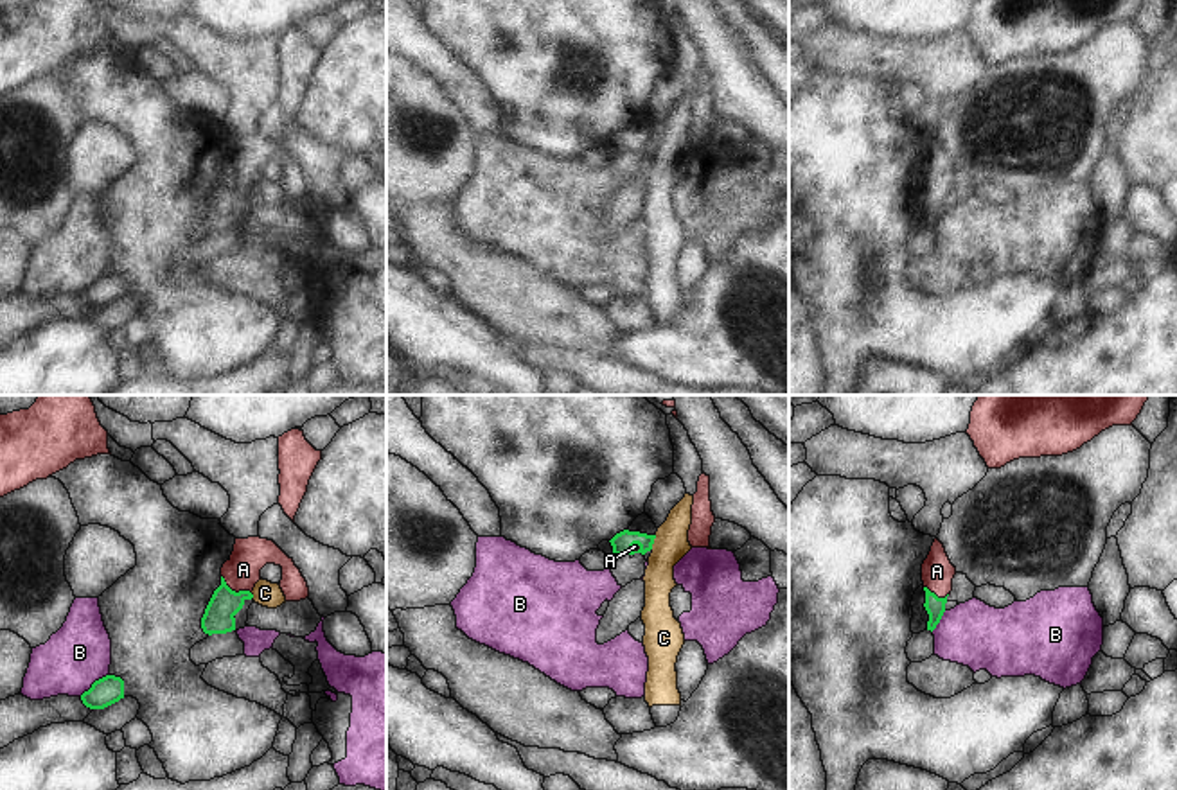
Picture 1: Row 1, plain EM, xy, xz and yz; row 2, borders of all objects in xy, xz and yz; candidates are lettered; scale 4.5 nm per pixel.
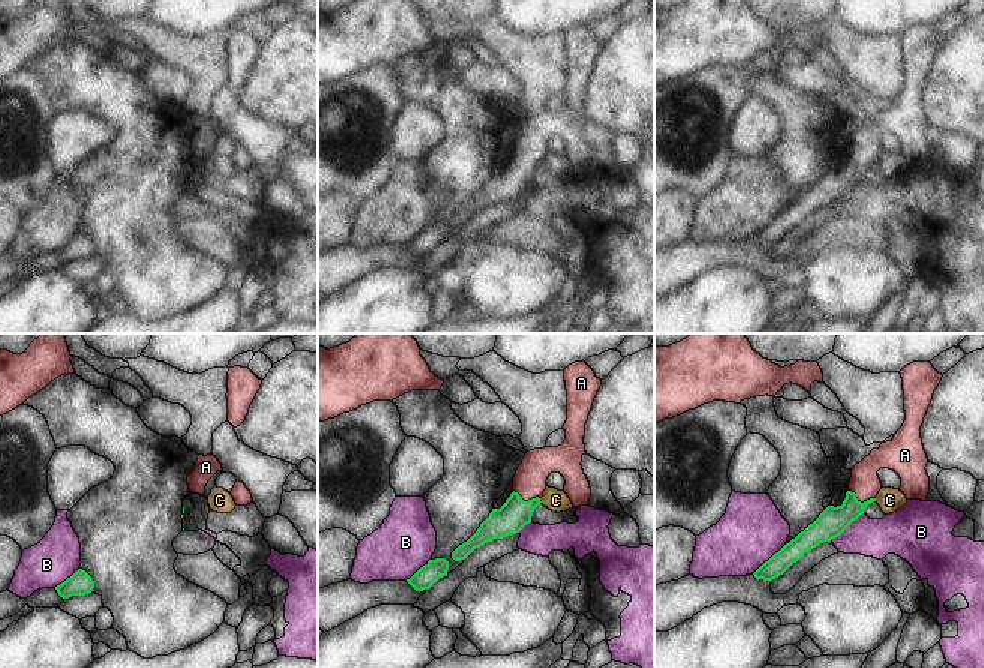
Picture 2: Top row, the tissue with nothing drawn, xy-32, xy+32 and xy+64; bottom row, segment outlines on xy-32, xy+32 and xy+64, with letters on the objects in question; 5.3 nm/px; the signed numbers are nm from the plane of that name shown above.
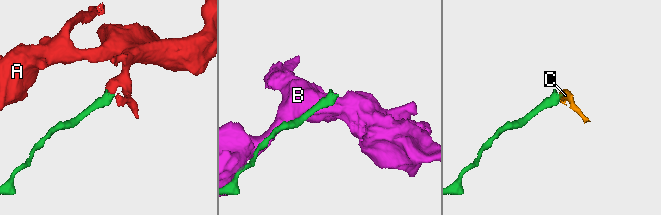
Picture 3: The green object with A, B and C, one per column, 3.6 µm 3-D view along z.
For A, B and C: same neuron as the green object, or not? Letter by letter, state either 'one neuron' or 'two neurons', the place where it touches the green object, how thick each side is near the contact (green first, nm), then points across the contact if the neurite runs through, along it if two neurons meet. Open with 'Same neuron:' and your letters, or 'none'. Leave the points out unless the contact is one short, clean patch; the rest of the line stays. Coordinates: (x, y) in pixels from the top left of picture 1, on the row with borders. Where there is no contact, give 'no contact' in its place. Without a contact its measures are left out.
Same neuron: A
A: one neuron | xy (234, 591) | 140/160 nm | across xy (218, 618), (234, 591), (243, 570)
B: two neurons | xy (94, 683) | 130/280 nm
C: two neurons | xz (653, 543) | 100/160 nm | along xz (656, 535), (651, 548)

